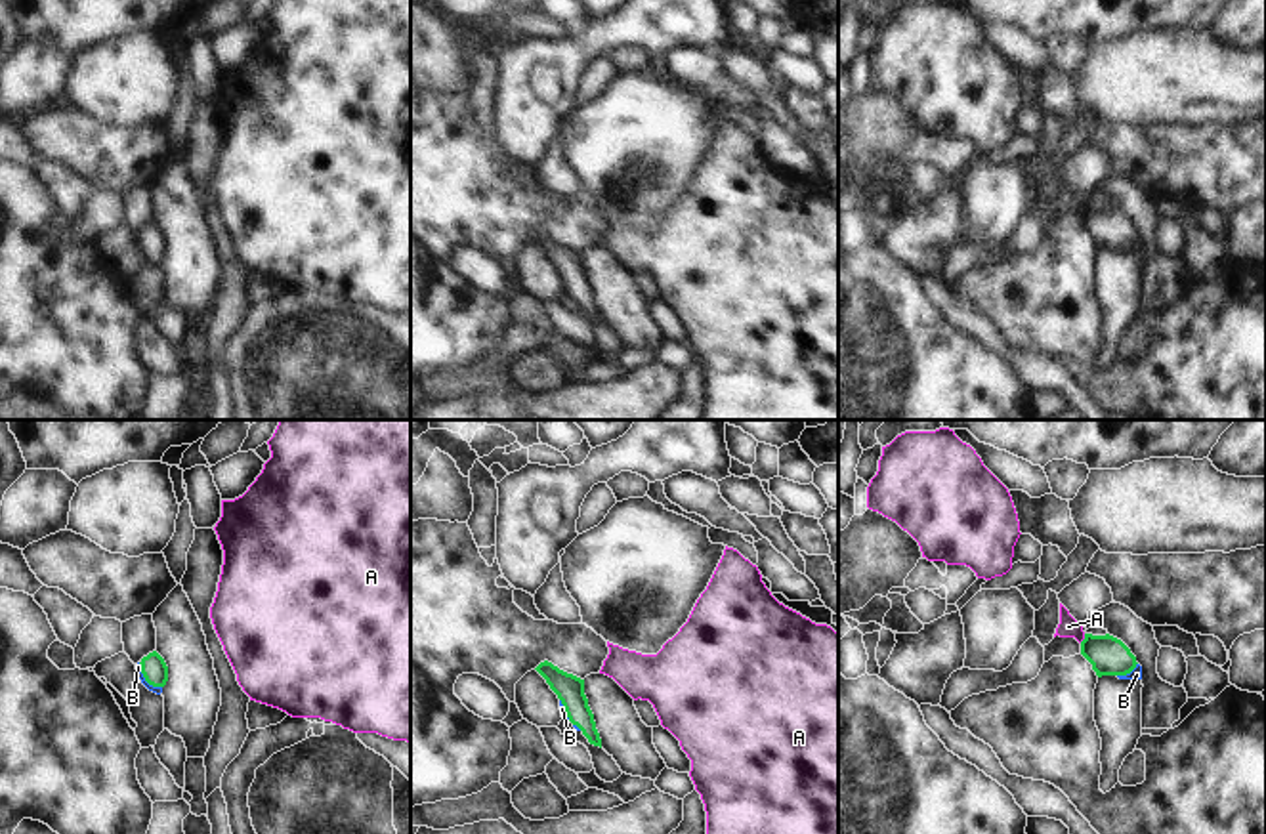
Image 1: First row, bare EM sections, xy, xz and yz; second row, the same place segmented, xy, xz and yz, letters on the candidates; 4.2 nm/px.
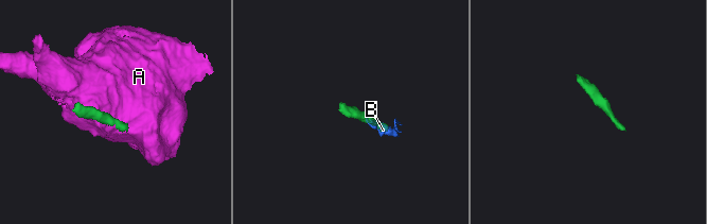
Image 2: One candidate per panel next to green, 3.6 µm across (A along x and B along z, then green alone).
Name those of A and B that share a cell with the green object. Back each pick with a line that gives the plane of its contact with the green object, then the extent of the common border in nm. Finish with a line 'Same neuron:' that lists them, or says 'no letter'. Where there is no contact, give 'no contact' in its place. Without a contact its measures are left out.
B: meets green in xy; contact 150 nm long
Same neuron: B

